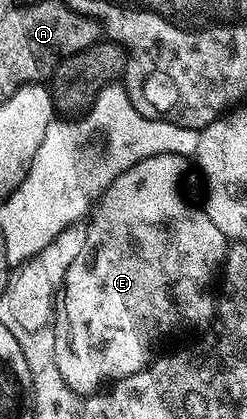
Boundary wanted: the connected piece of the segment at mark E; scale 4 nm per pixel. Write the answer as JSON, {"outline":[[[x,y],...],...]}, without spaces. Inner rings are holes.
{"outline":[[[157,154],[156,156],[150,156],[149,158],[145,158],[141,162],[137,162],[133,165],[129,170],[125,170],[125,174],[121,174],[111,183],[108,188],[103,191],[102,196],[99,197],[97,203],[93,208],[93,215],[89,220],[89,227],[87,230],[87,237],[85,238],[85,246],[81,250],[81,254],[77,254],[77,258],[75,261],[69,266],[69,270],[65,274],[65,278],[63,279],[63,286],[61,289],[61,316],[62,318],[56,319],[55,322],[55,357],[57,358],[57,370],[61,370],[61,381],[62,383],[67,384],[72,390],[76,392],[77,395],[81,398],[86,398],[102,389],[104,386],[110,386],[115,383],[116,380],[124,380],[125,378],[129,378],[133,374],[137,374],[140,372],[142,368],[146,368],[148,364],[151,363],[153,359],[153,351],[151,352],[151,347],[154,346],[155,340],[159,340],[162,336],[167,336],[171,331],[174,330],[178,324],[192,324],[193,327],[199,328],[202,324],[207,324],[216,319],[217,316],[217,296],[213,291],[211,292],[210,284],[211,279],[216,279],[217,273],[223,267],[223,259],[227,257],[227,250],[229,247],[229,241],[226,236],[221,234],[221,230],[217,230],[217,226],[213,226],[213,222],[208,218],[206,211],[200,210],[199,212],[195,208],[190,208],[189,205],[183,201],[183,196],[179,193],[179,179],[183,176],[183,171],[187,168],[188,161],[184,159],[184,157],[178,156],[177,154]]]}

